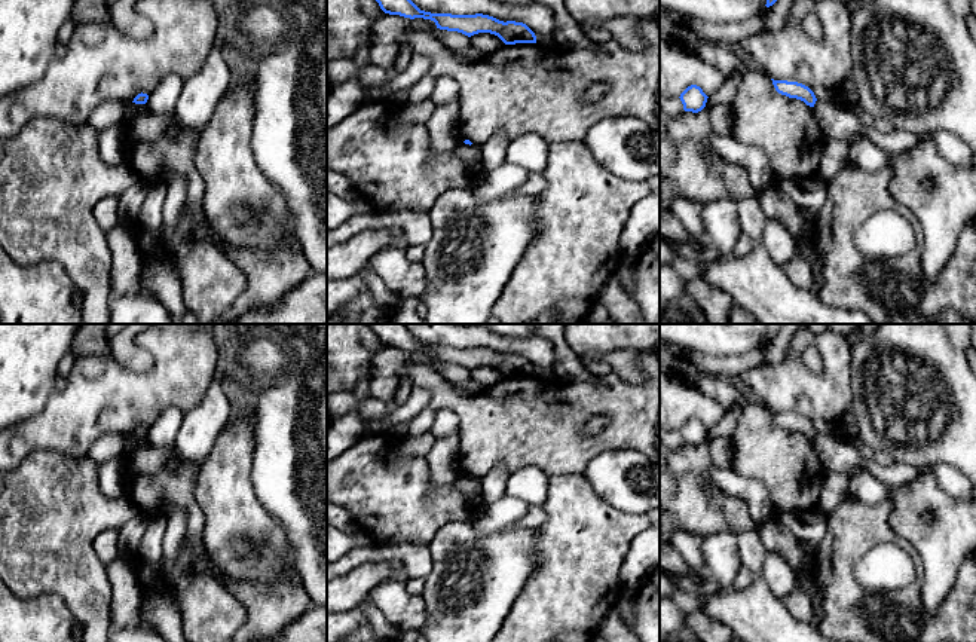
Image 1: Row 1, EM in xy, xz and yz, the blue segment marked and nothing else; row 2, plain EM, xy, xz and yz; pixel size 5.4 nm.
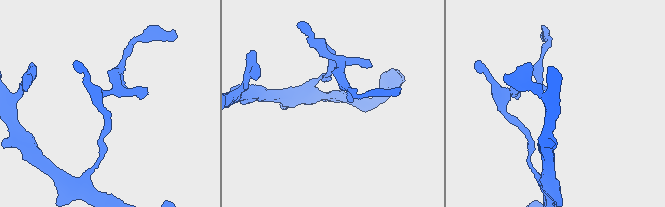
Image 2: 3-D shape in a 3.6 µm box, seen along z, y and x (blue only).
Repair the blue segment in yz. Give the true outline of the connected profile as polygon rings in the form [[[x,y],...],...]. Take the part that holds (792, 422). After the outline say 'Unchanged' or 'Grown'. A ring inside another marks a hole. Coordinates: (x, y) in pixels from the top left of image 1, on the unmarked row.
[[[774,412],[771,413],[778,427],[786,428],[789,431],[801,432],[807,438],[814,440],[817,431],[808,419],[798,415],[774,413]]]. Unchanged

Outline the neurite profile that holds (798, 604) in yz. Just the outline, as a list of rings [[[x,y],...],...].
[[[796,586],[790,594],[781,599],[789,614],[801,623],[813,623],[813,603],[808,593]]]

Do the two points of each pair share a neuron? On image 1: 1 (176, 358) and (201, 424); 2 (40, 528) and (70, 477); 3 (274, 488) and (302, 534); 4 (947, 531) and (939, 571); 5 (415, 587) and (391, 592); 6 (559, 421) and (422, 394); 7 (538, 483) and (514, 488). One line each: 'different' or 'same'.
1: different
2: same
3: same
4: same
5: different
6: different
7: same

